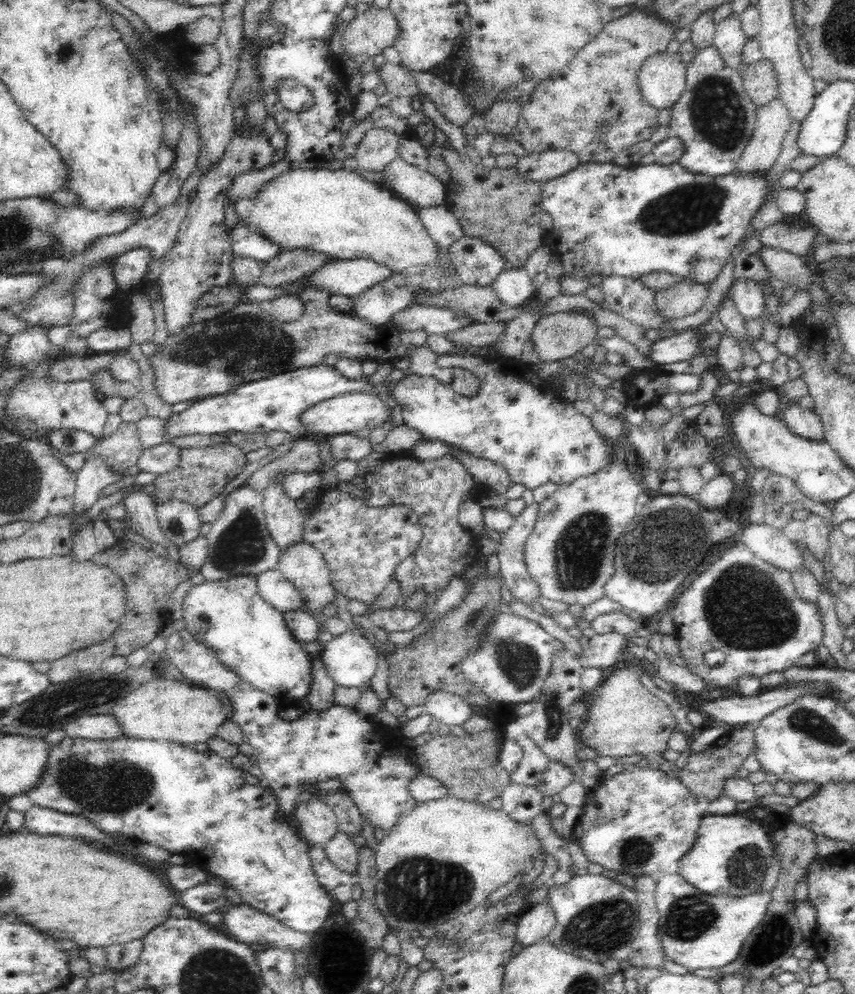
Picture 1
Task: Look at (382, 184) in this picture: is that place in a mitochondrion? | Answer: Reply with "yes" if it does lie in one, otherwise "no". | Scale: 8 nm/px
no

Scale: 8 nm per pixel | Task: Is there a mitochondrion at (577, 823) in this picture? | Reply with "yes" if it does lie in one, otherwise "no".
no

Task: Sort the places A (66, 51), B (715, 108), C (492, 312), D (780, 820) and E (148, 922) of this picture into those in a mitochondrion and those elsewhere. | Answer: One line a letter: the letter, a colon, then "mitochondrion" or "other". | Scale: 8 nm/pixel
A: mitochondrion
B: mitochondrion
C: other
D: other
E: other

